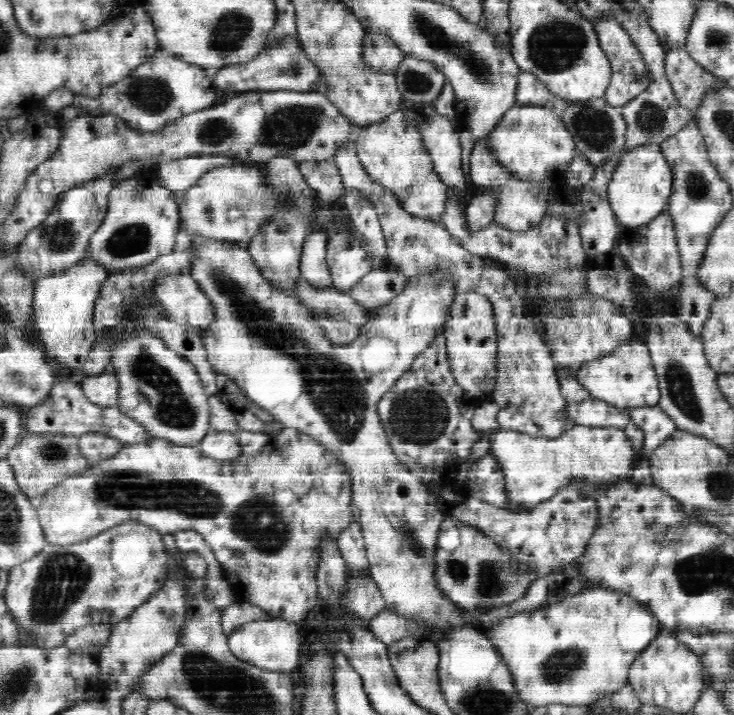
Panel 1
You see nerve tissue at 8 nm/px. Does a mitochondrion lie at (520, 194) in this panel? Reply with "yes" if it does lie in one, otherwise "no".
no

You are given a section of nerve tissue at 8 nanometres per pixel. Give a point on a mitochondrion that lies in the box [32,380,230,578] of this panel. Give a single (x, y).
(52, 454)

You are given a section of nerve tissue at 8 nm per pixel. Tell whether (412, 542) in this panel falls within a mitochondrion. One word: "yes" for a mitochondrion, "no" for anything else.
yes

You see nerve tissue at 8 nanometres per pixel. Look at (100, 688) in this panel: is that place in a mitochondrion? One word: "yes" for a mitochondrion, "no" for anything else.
no

